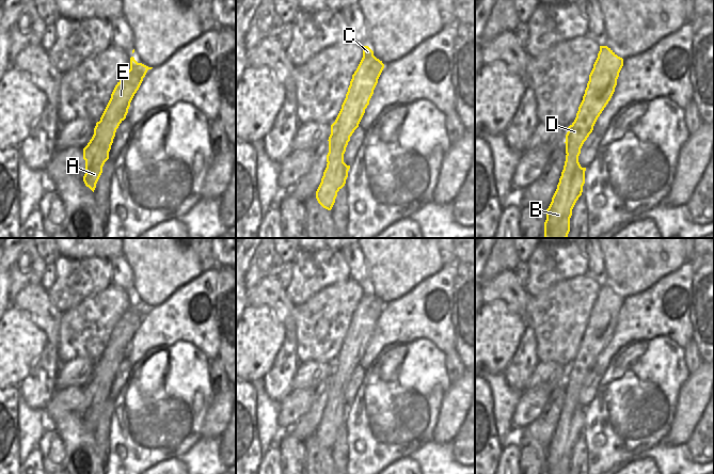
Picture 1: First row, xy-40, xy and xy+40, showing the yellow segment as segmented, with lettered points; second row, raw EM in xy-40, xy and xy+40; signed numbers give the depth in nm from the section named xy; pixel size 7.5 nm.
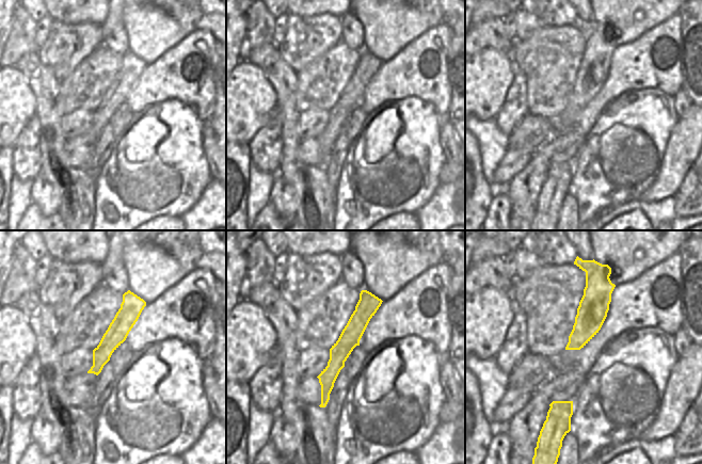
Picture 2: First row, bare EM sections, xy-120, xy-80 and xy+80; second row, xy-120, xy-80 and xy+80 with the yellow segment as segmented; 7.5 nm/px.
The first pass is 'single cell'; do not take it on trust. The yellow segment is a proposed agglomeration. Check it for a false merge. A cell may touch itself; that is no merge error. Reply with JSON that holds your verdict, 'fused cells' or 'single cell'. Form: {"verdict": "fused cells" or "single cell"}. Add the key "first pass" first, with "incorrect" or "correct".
{"first pass": "incorrect", "verdict": "fused cells"}

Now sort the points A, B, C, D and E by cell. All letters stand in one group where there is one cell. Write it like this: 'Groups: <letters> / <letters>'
Groups: A B / C D E.

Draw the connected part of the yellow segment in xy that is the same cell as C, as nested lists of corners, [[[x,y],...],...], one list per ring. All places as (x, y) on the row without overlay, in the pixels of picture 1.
[[[368,285],[361,286],[363,297],[352,314],[342,348],[331,364],[331,374],[328,379],[329,392],[335,386],[336,379],[350,380],[350,376],[359,366],[365,348],[369,344],[378,318],[384,307],[382,300],[374,295],[374,290]]]

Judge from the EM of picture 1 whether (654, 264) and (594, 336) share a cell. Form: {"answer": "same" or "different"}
{"answer": "different"}

